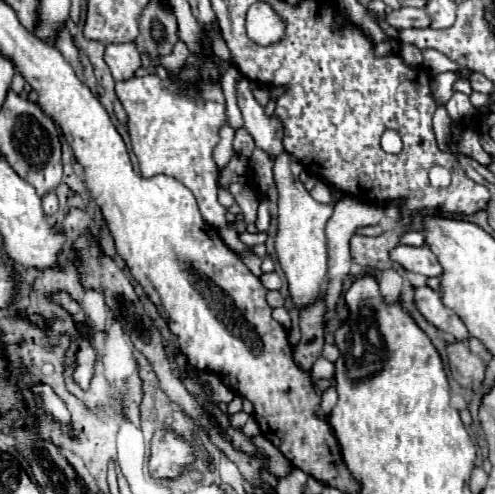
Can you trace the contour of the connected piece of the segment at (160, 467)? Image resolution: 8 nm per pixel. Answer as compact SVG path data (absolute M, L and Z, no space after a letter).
M160 431L152 439L150 473L152 477L176 477L192 461L190 443L180 441L174 433Z

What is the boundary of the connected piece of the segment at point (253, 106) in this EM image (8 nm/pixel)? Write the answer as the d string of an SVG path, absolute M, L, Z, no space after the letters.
M240 77L236 83L238 107L244 117L244 129L254 137L256 145L268 151L272 157L282 153L282 125L276 117L268 117L252 95L252 83Z

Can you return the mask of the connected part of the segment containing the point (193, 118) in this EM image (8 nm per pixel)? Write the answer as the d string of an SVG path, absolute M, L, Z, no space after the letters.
M188 55L180 73L168 73L166 79L154 73L144 77L132 77L128 81L116 83L116 95L128 113L128 133L132 149L140 163L140 173L144 177L172 175L184 183L196 197L200 213L208 225L212 225L220 239L242 259L242 263L256 275L262 277L262 257L258 257L248 245L238 239L236 229L226 219L226 209L218 203L218 171L212 159L212 151L218 143L218 129L224 121L224 95L220 81L212 83L202 75L202 55Z

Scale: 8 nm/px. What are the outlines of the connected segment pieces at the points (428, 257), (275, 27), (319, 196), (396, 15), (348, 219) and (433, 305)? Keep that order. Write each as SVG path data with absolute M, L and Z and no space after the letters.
M398 245L396 249L390 251L390 257L398 261L406 271L410 273L420 273L426 277L440 277L442 267L432 255L428 247L408 247L408 245Z
M258 1L248 9L246 29L248 29L248 37L254 43L258 43L262 47L268 47L268 45L284 39L286 23L268 3Z
M318 181L318 183L316 183L316 187L312 189L312 197L314 197L316 201L320 201L320 203L330 203L330 201L332 201L330 191L332 191L332 187L330 187L328 183Z
M400 7L400 9L392 11L390 15L386 15L386 21L390 25L394 25L396 29L406 29L406 27L426 29L432 23L432 19L428 19L428 13L424 9L416 9L416 7Z
M342 197L336 207L334 207L334 213L332 217L328 219L326 223L326 239L328 239L328 289L326 289L326 295L324 295L324 301L328 305L328 313L326 317L332 317L332 309L334 309L334 303L336 299L340 297L340 291L342 291L342 283L344 283L344 277L348 275L350 271L350 249L348 249L348 241L350 237L356 233L356 229L360 227L368 227L368 225L378 225L380 219L384 217L384 207L380 205L374 205L374 203L368 203L368 201L360 201L360 199L352 199L352 197Z
M430 287L416 289L416 307L426 317L426 321L430 321L436 329L454 335L456 341L470 339L466 325L460 321L460 317L452 309L448 309L442 303L442 297L438 291L432 291Z

